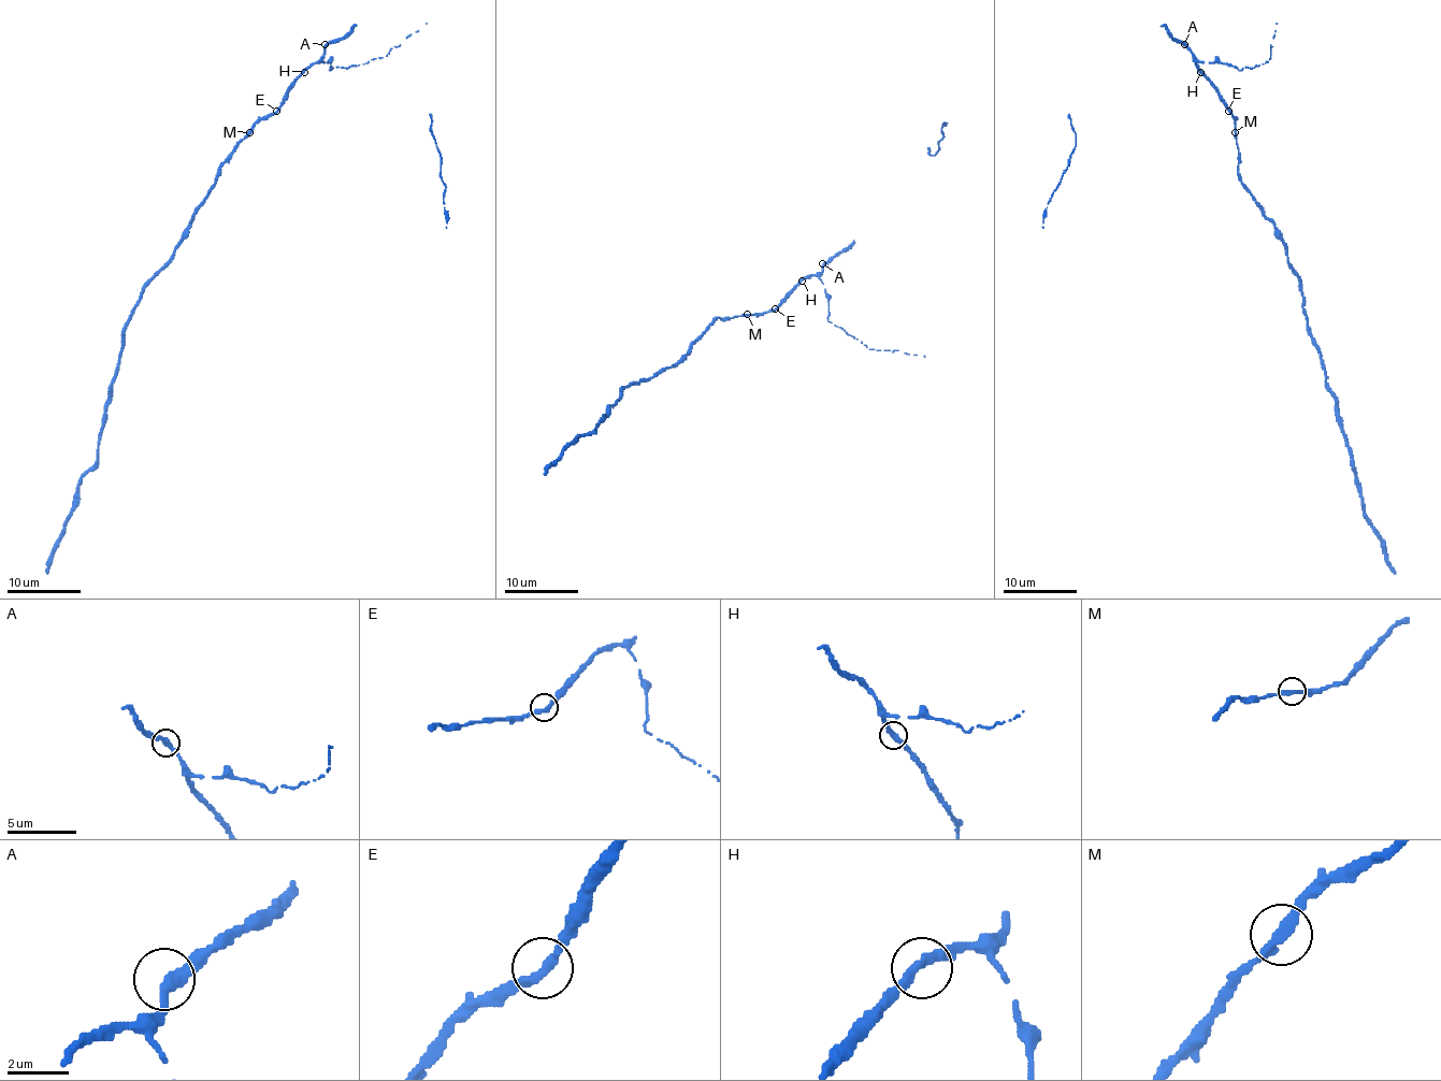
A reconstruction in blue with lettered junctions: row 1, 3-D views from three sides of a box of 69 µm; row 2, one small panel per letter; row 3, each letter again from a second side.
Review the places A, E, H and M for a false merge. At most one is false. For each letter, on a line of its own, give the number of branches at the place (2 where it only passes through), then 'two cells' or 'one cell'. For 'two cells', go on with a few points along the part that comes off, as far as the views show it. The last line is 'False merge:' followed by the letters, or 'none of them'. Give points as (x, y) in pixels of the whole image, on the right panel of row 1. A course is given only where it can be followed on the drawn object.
A: 2 | one cell
E: 2 | one cell
H: 2 | one cell
M: 2 | one cell
False merge: none of them

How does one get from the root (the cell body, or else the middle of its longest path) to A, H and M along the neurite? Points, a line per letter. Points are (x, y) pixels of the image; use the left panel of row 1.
A: (220, 170), (220, 164), (245, 134), (281, 106), (287, 88), (322, 55), (325, 44)
H: (220, 170), (232, 149), (256, 124), (281, 106), (287, 88), (304, 72)
M: (220, 170), (232, 149), (248, 132)

